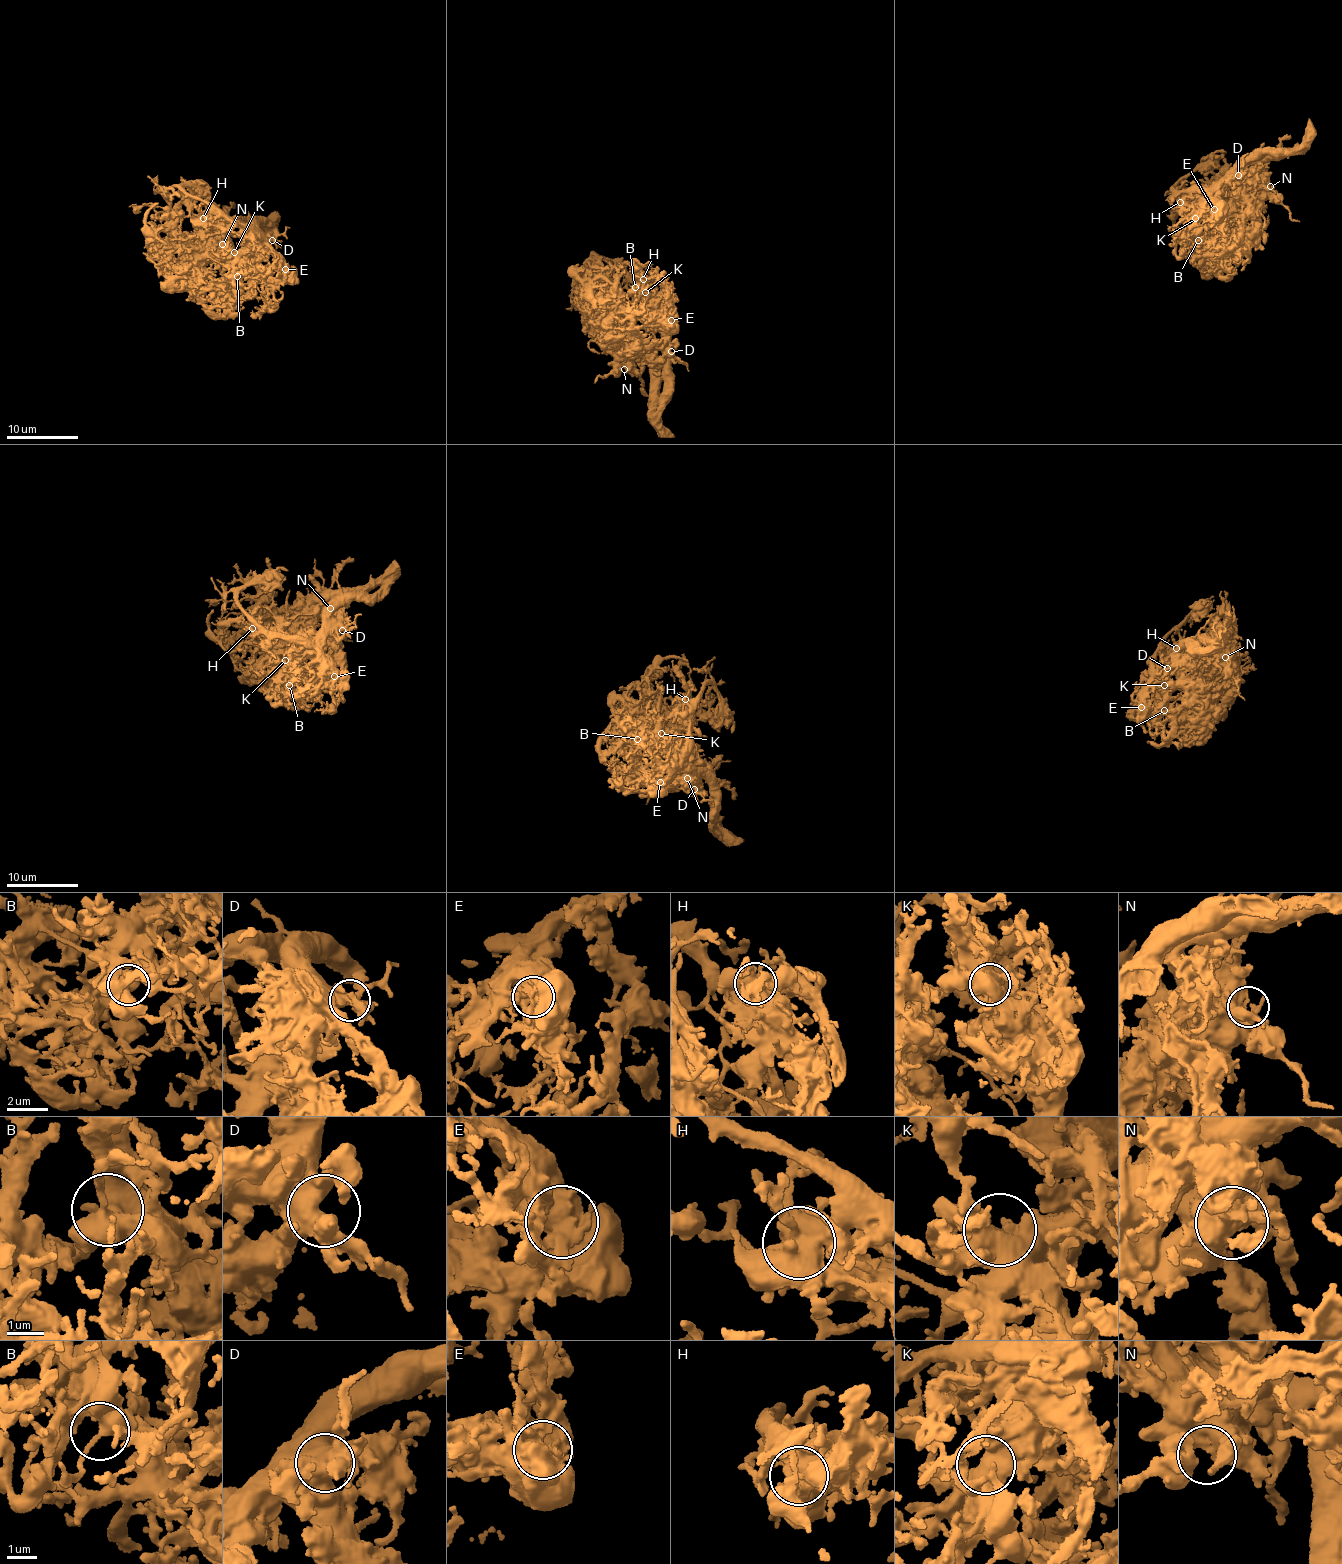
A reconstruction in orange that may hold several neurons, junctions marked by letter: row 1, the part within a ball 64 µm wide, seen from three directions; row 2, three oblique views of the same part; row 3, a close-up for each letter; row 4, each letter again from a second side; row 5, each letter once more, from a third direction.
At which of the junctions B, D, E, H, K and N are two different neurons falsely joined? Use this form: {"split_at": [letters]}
{"split_at": []}

